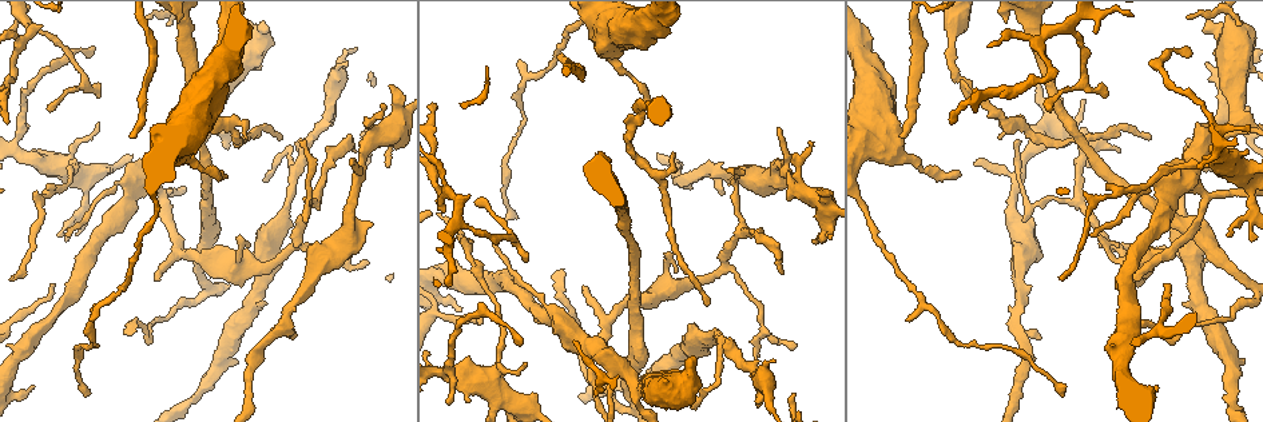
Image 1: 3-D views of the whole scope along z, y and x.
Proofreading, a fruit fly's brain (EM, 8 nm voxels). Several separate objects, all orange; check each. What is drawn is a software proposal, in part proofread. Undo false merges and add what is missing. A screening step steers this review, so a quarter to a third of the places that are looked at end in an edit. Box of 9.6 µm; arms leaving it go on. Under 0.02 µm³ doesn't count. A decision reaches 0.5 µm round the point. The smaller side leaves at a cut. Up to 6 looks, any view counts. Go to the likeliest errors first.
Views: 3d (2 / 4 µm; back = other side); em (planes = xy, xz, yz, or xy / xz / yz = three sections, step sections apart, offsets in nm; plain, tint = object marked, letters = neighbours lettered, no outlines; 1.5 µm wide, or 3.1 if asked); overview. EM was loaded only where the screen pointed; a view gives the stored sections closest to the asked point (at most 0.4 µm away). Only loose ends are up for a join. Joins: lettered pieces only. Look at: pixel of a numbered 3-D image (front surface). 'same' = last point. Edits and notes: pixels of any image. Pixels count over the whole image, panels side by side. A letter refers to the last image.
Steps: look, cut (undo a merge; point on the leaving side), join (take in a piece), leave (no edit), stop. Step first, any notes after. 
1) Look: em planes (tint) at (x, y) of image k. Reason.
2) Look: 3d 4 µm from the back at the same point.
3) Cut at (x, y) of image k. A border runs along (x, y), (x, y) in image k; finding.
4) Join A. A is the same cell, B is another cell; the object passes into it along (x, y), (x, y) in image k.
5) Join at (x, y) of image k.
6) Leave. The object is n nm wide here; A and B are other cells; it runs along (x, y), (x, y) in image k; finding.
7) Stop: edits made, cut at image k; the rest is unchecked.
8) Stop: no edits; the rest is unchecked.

Look: em xy step 8 (tint) at (1104, 94) of image 1. Tapers out.

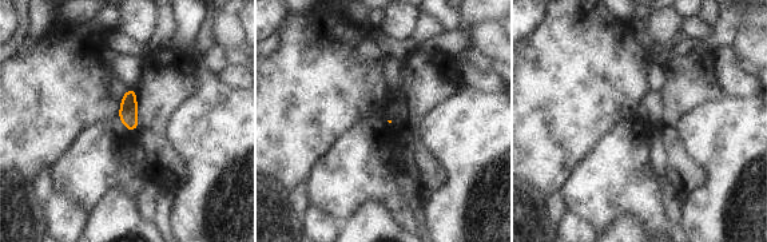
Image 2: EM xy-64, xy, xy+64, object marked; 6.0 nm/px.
Look: em planes (letters) at the same point. Cut it another way.

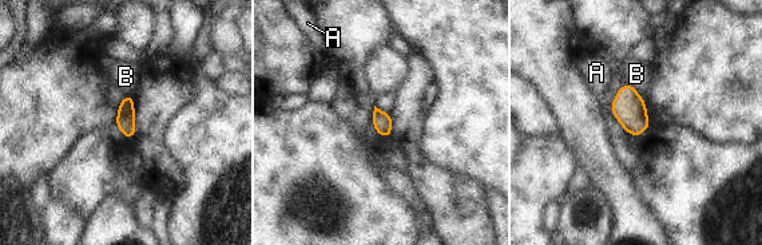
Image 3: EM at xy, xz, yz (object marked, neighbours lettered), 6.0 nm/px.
Leave. The object is 110 nm wide here; A and B are other cells; a border runs along (626, 83), (638, 93) in image 3; no lettered piece goes on from it.

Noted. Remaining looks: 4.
Look: 3d 4 µm at (15, 150) of image 1. Arms part here.

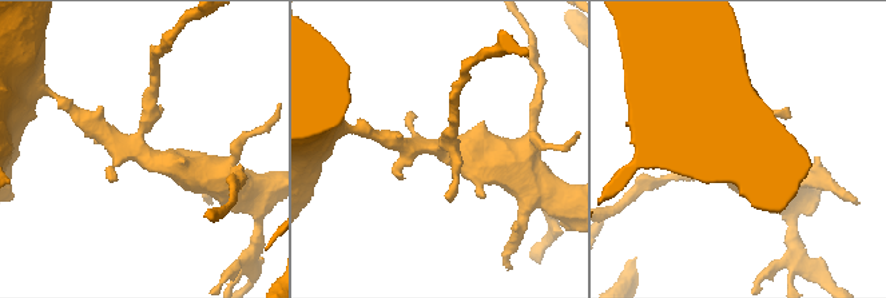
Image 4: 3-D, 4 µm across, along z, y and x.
Look: em planes (plain) at (138, 147) of image 4.

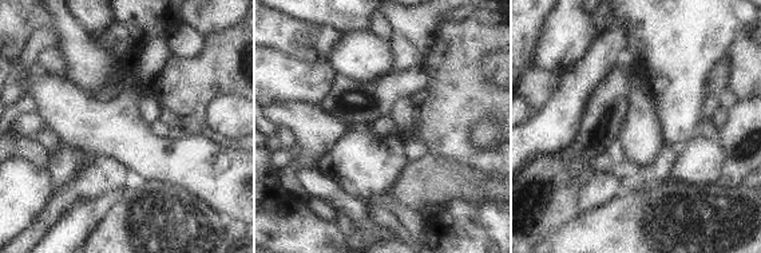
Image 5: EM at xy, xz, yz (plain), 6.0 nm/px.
Look: em planes (letters) at the same point. See the neighbours.

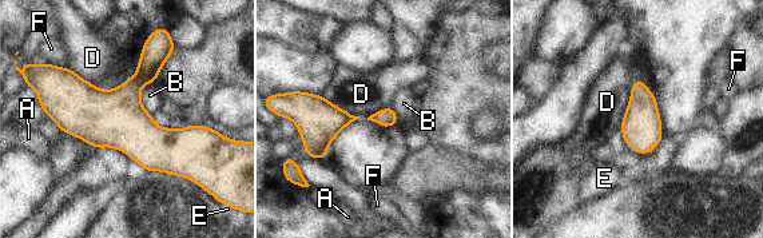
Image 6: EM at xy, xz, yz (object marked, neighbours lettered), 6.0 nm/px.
Leave. The longest contact is with D, 320 nm; A, B, D, E and F are other cells; it runs along (48, 103), (142, 139), (206, 133) in image 6; one neuron here.

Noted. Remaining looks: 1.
Look: em planes (letters) at (669, 226) of image 1. A narrow waist.

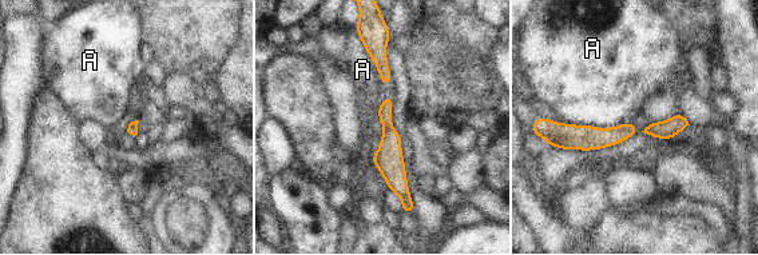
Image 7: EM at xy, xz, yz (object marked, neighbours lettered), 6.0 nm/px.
Leave. The object is 60 nm wide here; A is another cell; it runs along (389, 99), (389, 162), (407, 203) in image 7; one neuron here.

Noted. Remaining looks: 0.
Stop: no edits; the rest is unchecked.

